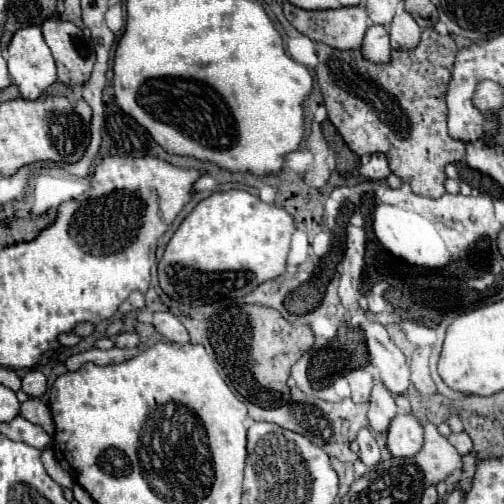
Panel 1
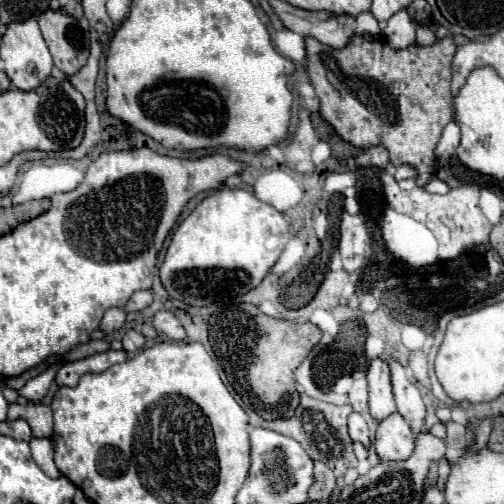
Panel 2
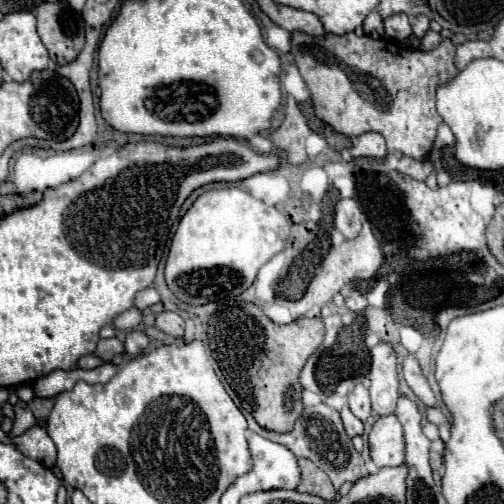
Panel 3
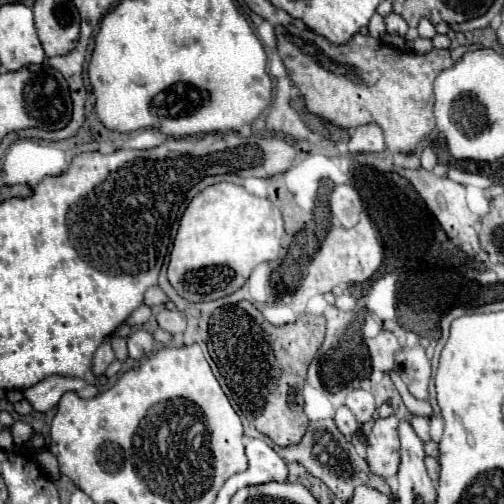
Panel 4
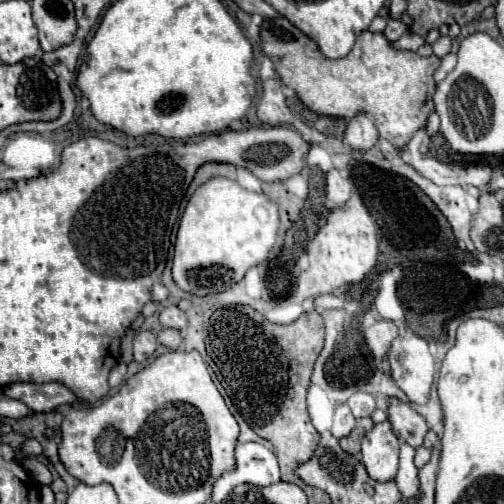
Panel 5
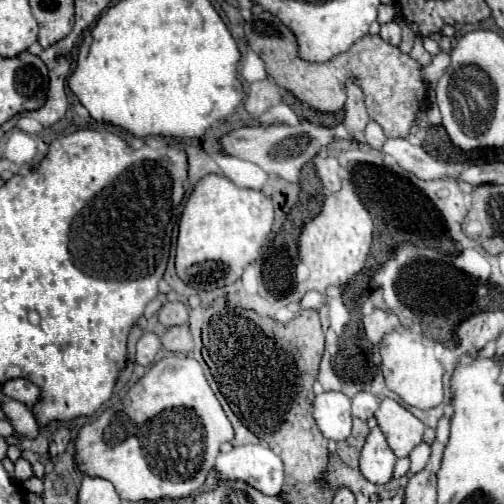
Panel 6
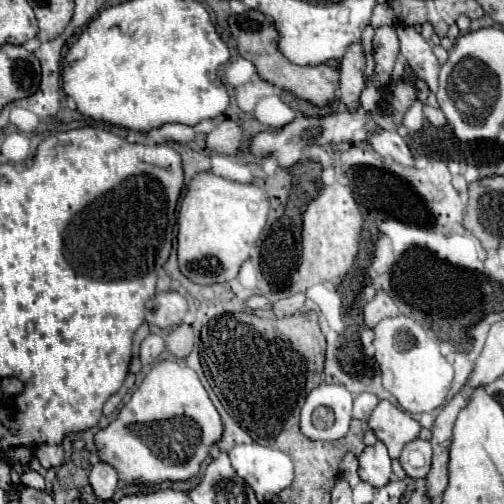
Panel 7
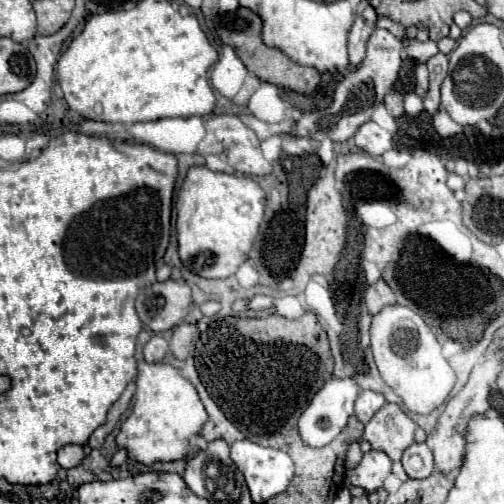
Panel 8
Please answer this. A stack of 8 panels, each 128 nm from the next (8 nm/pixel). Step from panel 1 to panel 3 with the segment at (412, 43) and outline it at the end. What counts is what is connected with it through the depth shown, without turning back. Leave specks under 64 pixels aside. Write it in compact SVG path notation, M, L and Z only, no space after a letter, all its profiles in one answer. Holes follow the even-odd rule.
M394 14L390 18L384 20L384 32L386 38L396 40L396 42L404 42L412 36L412 28L410 28L410 20L404 14Z

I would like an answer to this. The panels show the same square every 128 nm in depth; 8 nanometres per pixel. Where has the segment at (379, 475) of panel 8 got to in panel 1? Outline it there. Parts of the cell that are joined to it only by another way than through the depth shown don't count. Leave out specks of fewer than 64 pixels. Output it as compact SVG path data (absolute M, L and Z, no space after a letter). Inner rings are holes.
M398 414L388 428L388 450L392 456L414 456L424 444L424 428L412 414Z

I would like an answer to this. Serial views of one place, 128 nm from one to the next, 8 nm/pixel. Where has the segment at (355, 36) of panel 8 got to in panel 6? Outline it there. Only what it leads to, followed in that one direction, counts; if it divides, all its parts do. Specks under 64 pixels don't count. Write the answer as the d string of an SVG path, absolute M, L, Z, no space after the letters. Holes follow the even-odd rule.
M348 82L346 92L348 92L348 100L346 100L346 108L344 108L344 112L346 112L344 114L344 126L354 136L358 132L364 132L366 124L370 122L370 116L368 116L366 106L364 106L362 90L354 82Z

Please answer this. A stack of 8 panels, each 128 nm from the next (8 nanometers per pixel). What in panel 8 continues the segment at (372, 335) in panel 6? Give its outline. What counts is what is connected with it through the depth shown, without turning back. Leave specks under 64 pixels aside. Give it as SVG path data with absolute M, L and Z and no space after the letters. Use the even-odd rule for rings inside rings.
M380 278L376 284L368 286L368 290L364 294L364 302L366 302L368 314L374 316L376 312L380 312L380 308L386 308L388 304L394 304L396 298L394 298L392 288Z

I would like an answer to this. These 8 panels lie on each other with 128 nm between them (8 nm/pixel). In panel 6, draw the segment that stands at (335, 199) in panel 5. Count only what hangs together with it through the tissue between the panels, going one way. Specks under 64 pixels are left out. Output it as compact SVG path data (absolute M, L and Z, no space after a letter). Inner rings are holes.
M328 156L328 158L316 158L314 160L316 164L316 170L318 170L318 176L324 184L324 188L332 194L332 192L338 192L340 190L340 176L338 176L338 170L340 170L340 164L334 156Z

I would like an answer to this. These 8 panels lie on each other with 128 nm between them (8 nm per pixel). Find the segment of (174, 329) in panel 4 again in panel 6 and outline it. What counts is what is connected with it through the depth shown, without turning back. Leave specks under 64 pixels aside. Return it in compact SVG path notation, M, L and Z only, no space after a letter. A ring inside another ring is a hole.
M166 302L158 314L158 320L164 326L180 326L188 320L188 310L182 302Z

